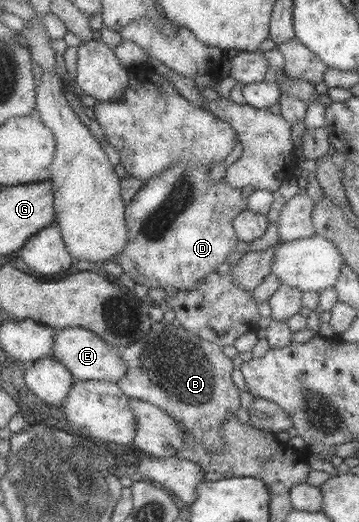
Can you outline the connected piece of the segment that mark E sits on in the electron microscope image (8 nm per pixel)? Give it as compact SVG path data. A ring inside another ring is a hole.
M68 327L55 331L55 344L52 347L52 358L56 358L71 371L76 380L118 381L127 368L125 361L112 345L100 339L100 336L83 327Z

